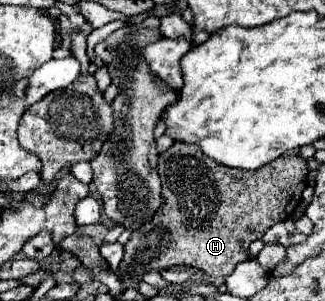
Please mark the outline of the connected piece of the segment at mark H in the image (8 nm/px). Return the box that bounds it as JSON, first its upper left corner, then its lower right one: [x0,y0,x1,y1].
[119,141,309,283]

